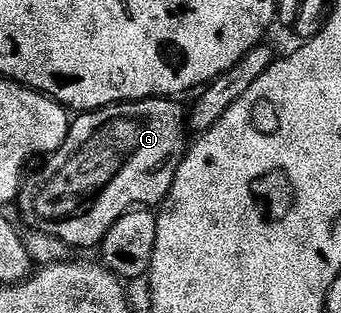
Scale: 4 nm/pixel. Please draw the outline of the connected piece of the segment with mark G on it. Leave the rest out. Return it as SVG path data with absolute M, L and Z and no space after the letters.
M176 99L131 100L128 104L112 104L94 112L78 115L69 125L69 133L56 152L44 161L45 169L33 192L29 186L19 193L19 216L35 232L53 235L70 249L96 249L105 236L123 218L123 214L142 206L157 206L175 182L175 174L187 151L187 112Z

